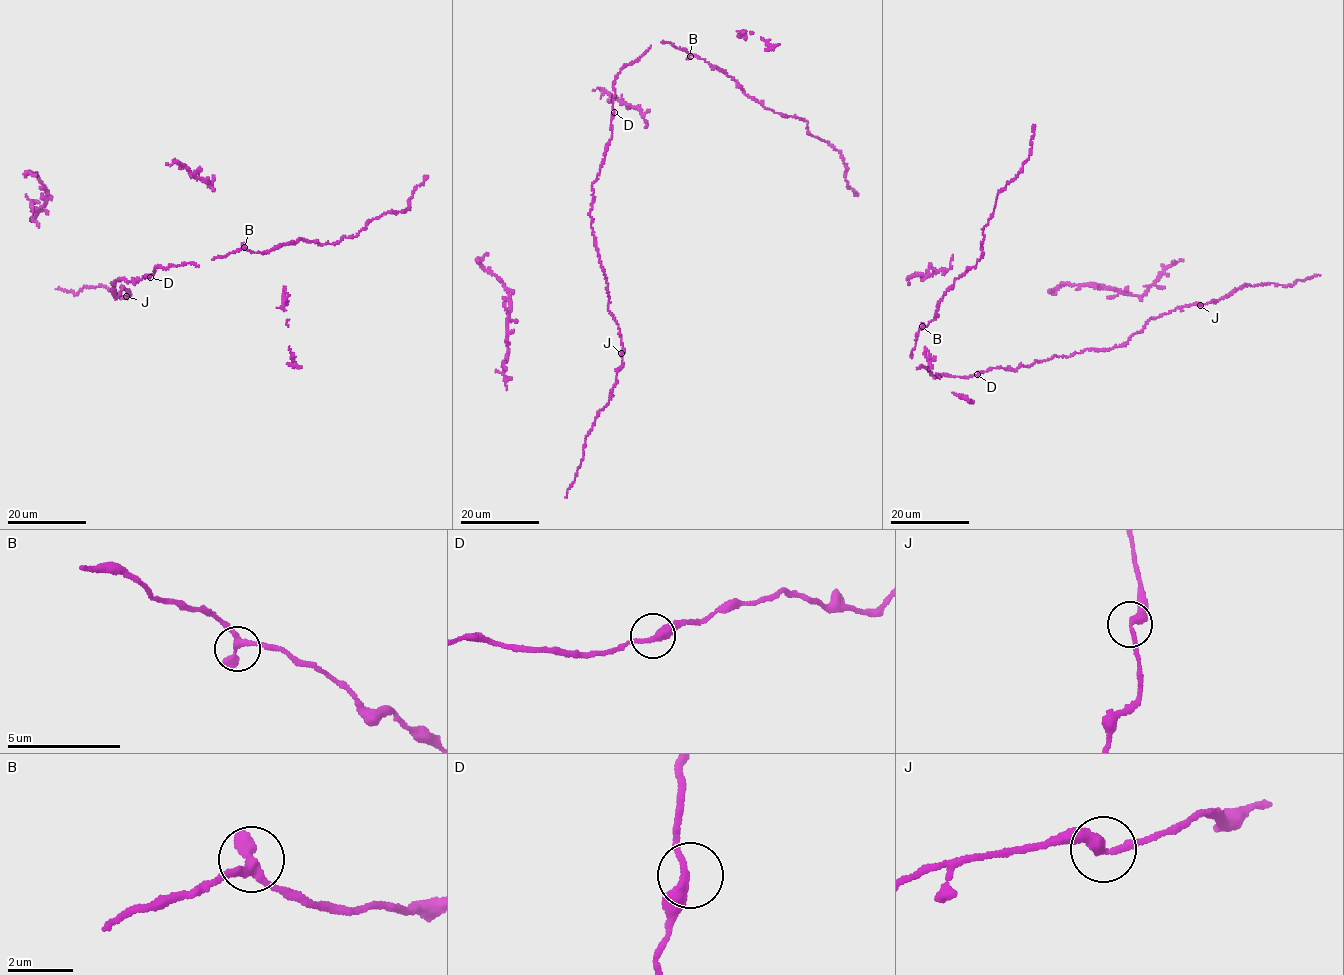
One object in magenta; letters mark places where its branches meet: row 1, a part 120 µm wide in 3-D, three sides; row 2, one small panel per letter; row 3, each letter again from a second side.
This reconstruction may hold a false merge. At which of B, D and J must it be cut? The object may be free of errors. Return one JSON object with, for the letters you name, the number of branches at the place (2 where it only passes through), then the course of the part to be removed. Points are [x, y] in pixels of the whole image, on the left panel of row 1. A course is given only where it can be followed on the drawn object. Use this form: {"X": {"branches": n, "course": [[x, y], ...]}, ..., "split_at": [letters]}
{"split_at": []}

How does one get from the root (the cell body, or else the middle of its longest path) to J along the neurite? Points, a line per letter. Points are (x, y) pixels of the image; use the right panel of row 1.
J: (976, 374), (998, 367), (1015, 370), (1055, 355), (1122, 346), (1151, 318), (1200, 304)

